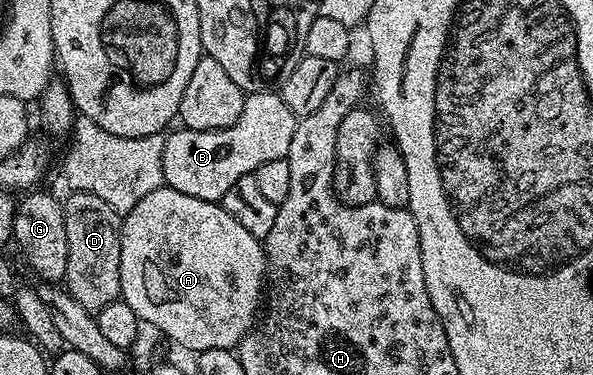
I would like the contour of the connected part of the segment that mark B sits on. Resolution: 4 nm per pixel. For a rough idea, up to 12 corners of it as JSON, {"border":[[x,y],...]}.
{"border":[[253,91],[225,129],[172,130],[163,182],[218,203],[287,158],[297,117]]}

